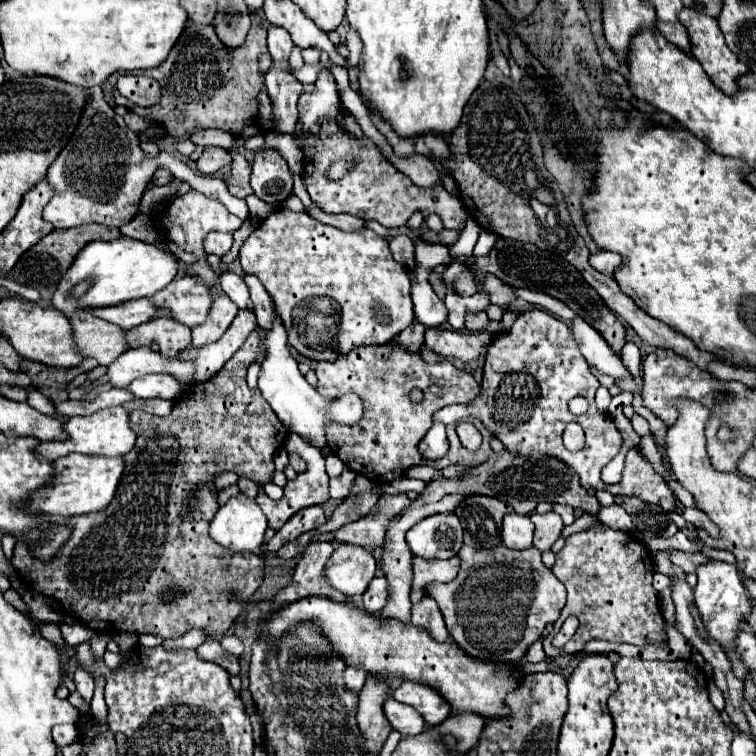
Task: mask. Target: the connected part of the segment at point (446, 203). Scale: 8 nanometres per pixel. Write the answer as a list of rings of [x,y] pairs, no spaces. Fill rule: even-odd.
[[[321,68],[313,92],[302,92],[297,108],[299,116],[293,136],[299,140],[303,150],[303,182],[311,200],[325,212],[347,212],[363,220],[377,220],[387,228],[397,228],[403,226],[415,210],[421,210],[423,216],[437,212],[445,228],[461,230],[465,226],[467,214],[459,198],[453,198],[443,186],[421,190],[405,174],[397,172],[389,160],[385,160],[377,146],[361,132],[355,118],[341,106],[335,78],[327,68]],[[347,154],[355,156],[355,168],[339,180],[329,180],[327,170],[331,164]]]

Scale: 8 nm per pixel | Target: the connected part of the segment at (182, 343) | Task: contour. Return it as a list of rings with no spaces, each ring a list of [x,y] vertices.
[[[155,318],[143,326],[135,326],[127,332],[129,348],[157,344],[163,356],[175,354],[175,350],[183,350],[191,346],[191,330],[181,326],[171,318]]]

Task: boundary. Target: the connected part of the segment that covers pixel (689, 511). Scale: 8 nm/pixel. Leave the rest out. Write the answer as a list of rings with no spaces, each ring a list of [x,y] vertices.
[[[685,508],[682,512],[684,519],[687,522],[696,525],[696,528],[704,528],[707,533],[713,538],[720,537],[719,528],[712,523],[707,515],[697,508]]]

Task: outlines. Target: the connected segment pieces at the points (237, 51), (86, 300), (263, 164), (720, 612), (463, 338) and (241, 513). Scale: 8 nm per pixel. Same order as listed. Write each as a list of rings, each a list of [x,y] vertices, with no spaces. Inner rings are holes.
[[[249,12],[251,14],[251,28],[249,34],[245,38],[245,42],[237,48],[229,48],[225,46],[219,36],[215,34],[215,26],[213,24],[205,24],[199,26],[195,22],[189,22],[187,28],[183,30],[183,34],[179,36],[177,44],[173,46],[173,50],[169,52],[167,60],[151,70],[145,70],[145,76],[155,78],[161,88],[163,88],[163,96],[161,102],[157,106],[151,108],[141,108],[141,106],[127,106],[127,110],[137,112],[145,118],[151,120],[159,120],[163,122],[163,126],[167,128],[167,132],[175,138],[187,134],[189,130],[195,128],[221,128],[233,136],[243,136],[243,138],[251,138],[257,134],[267,134],[273,130],[273,102],[265,90],[265,80],[259,80],[259,56],[267,52],[267,28],[261,24],[259,12]],[[173,110],[183,110],[185,118],[177,120],[173,116]]]
[[[117,238],[111,242],[97,240],[87,244],[77,256],[79,258],[73,262],[51,298],[53,308],[65,316],[71,316],[79,310],[107,308],[127,300],[153,296],[169,282],[173,282],[179,270],[177,258],[173,254],[167,254],[153,244],[145,244],[133,238]]]
[[[263,148],[251,162],[251,188],[253,194],[269,204],[283,202],[293,188],[293,176],[287,162],[273,148]]]
[[[711,562],[707,566],[699,566],[697,576],[699,576],[699,582],[695,586],[695,604],[701,614],[703,626],[705,626],[707,634],[711,636],[711,640],[715,640],[723,648],[725,656],[729,658],[729,662],[733,666],[733,674],[745,682],[749,678],[749,668],[745,668],[745,662],[741,660],[741,656],[735,650],[735,638],[751,610],[751,598],[739,578],[737,568],[727,562]]]
[[[447,326],[429,328],[425,332],[425,346],[437,356],[455,356],[461,362],[473,362],[481,356],[485,346],[493,340],[493,332],[455,332]]]
[[[245,494],[231,498],[211,520],[211,538],[233,552],[255,552],[265,540],[267,518]]]

